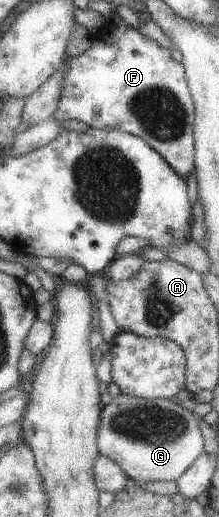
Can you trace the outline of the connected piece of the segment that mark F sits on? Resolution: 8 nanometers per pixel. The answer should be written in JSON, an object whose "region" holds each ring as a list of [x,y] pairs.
{"region":[[[120,22],[101,27],[91,45],[80,55],[65,57],[59,98],[51,117],[60,122],[80,121],[90,128],[118,130],[141,137],[183,180],[193,173],[193,99],[190,97],[183,65],[170,56],[170,50]]]}

